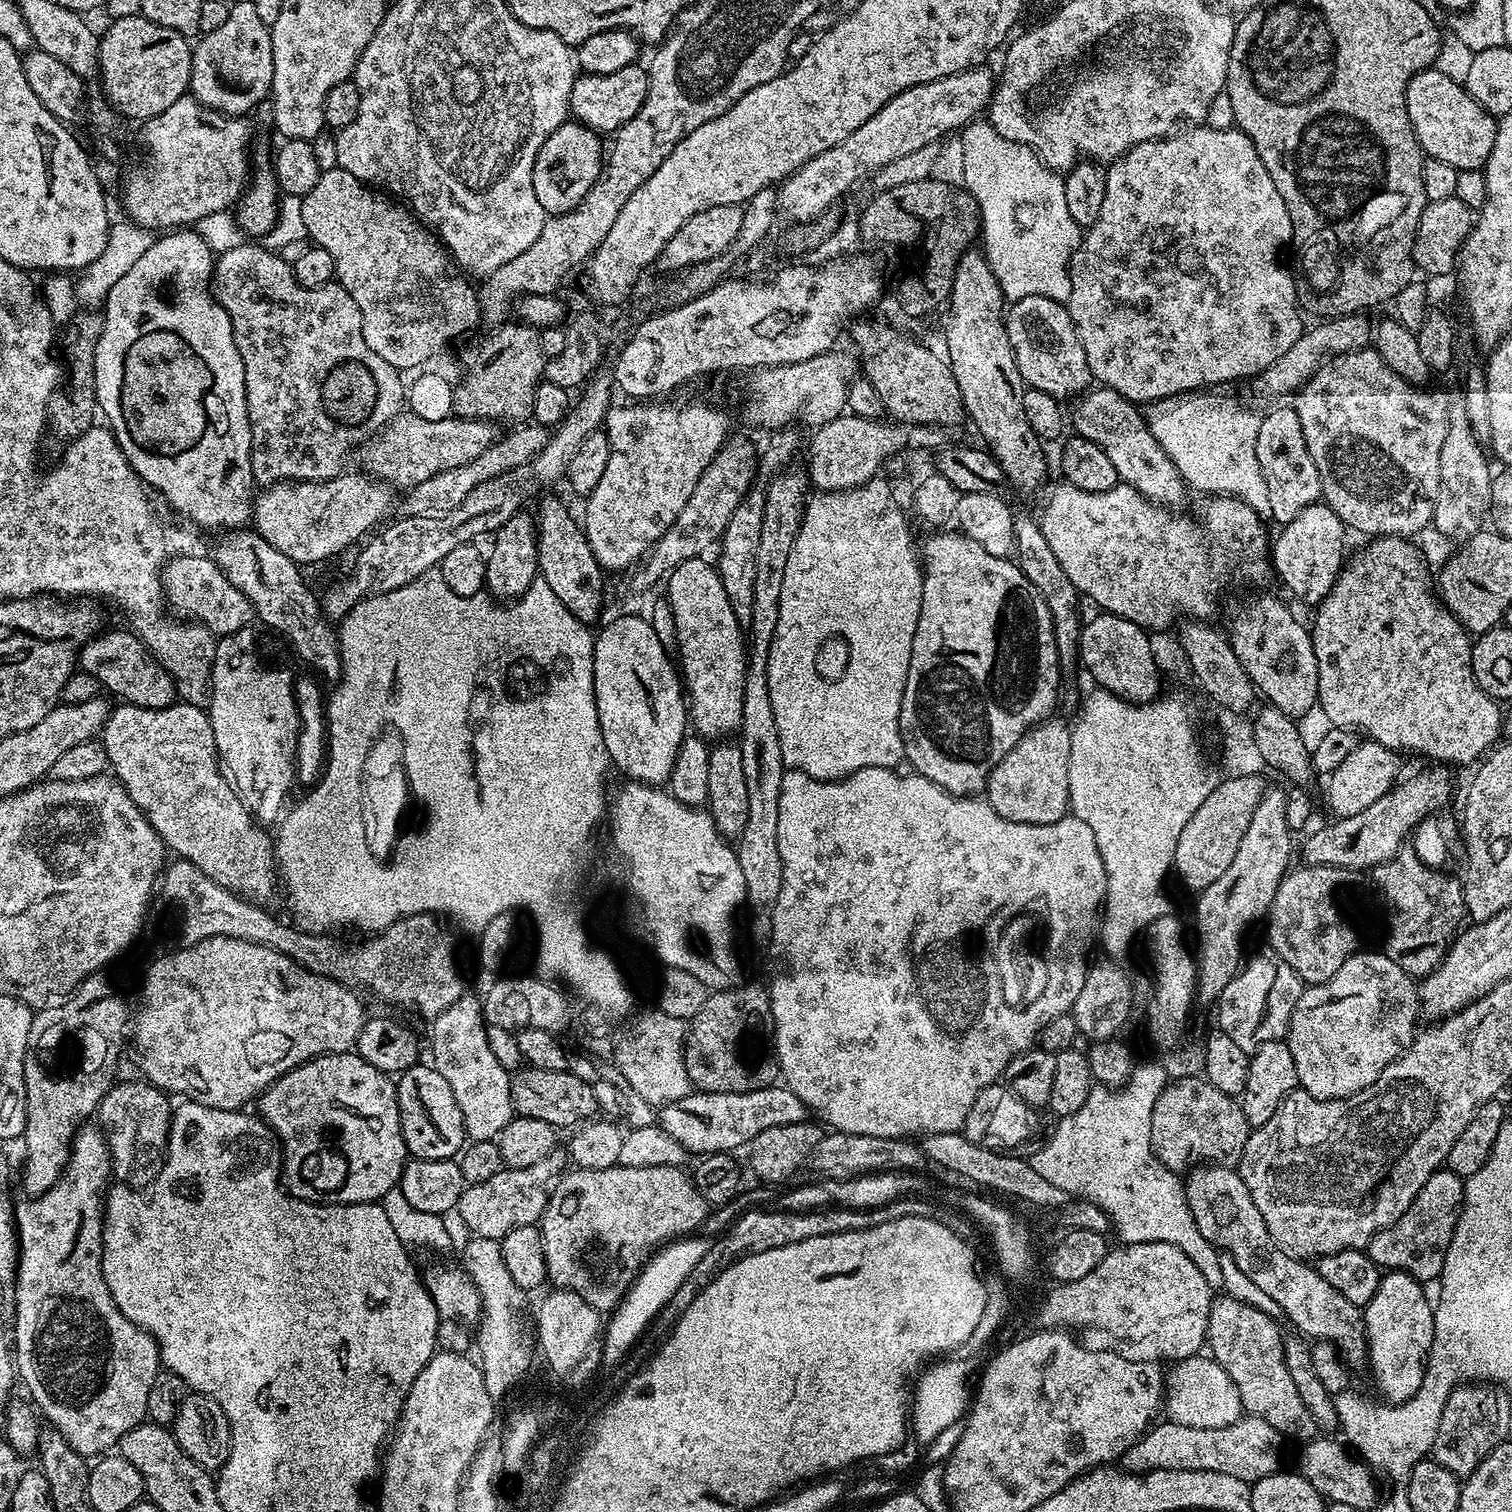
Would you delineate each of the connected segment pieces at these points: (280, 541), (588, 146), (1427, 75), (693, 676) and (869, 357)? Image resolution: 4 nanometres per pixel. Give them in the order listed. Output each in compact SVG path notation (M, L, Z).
M341 474L332 480L301 480L267 485L261 491L264 493L261 496L259 493L254 500L255 531L259 532L262 538L266 538L266 542L270 542L274 550L282 550L286 558L301 566L320 564L323 560L338 555L343 548L350 547L355 540L363 541L377 527L375 524L379 520L384 522L392 516L390 514L394 512L394 489L391 484L385 484L382 480L369 478L364 474L348 475Z
M565 122L542 142L538 158L534 162L534 194L542 202L545 213L559 214L576 208L586 198L588 191L600 179L606 163L605 145L600 145L601 137L592 129L579 122Z
M1436 66L1424 69L1406 90L1406 106L1420 149L1425 157L1446 162L1457 170L1483 169L1494 146L1497 117L1482 110L1459 79L1451 80L1438 69Z
M704 558L687 560L669 572L666 577L666 599L674 614L674 626L678 626L678 668L682 673L682 684L686 689L687 699L690 701L691 727L695 735L702 736L709 742L724 742L739 733L742 722L743 686L748 664L746 636L734 616L722 578L717 569L706 561Z
M868 318L857 319L851 325L852 340L860 351L863 379L870 381L874 390L878 390L878 398L882 398L885 413L893 421L902 424L955 429L955 424L960 419L963 421L966 413L958 382L954 382L952 365L941 353L939 356L934 349L910 340L898 329L880 320L864 319Z

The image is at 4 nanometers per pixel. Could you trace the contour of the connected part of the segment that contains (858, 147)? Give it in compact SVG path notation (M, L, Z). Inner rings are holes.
M988 66L967 68L958 74L902 90L890 98L878 114L862 122L850 138L807 160L783 181L778 188L779 211L785 212L792 222L815 221L815 216L826 211L839 196L850 191L859 180L867 181L880 167L950 132L963 130L992 103L993 91L994 72L992 76Z

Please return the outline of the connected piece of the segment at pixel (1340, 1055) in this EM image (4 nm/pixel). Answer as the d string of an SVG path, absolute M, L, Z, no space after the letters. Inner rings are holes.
M1358 950L1346 958L1346 962L1338 966L1338 974L1334 974L1334 978L1305 987L1288 1024L1286 1043L1290 1046L1290 1054L1294 1054L1297 1085L1319 1100L1347 1100L1366 1090L1366 1086L1374 1083L1386 1066L1393 1064L1405 1048L1412 1045L1418 1032L1416 1015L1421 1015L1422 1005L1417 981L1408 976L1398 962L1390 962L1383 950L1364 951Z

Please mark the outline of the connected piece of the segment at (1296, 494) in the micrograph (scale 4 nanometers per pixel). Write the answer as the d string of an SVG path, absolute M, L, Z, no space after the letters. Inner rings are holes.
M1295 407L1276 408L1269 416L1265 415L1261 419L1256 449L1258 466L1262 466L1262 474L1270 490L1270 516L1277 520L1277 525L1288 524L1298 518L1306 506L1321 499L1320 475L1314 466L1314 458L1310 458L1310 450L1306 450L1306 438L1302 438L1302 422L1298 422Z

